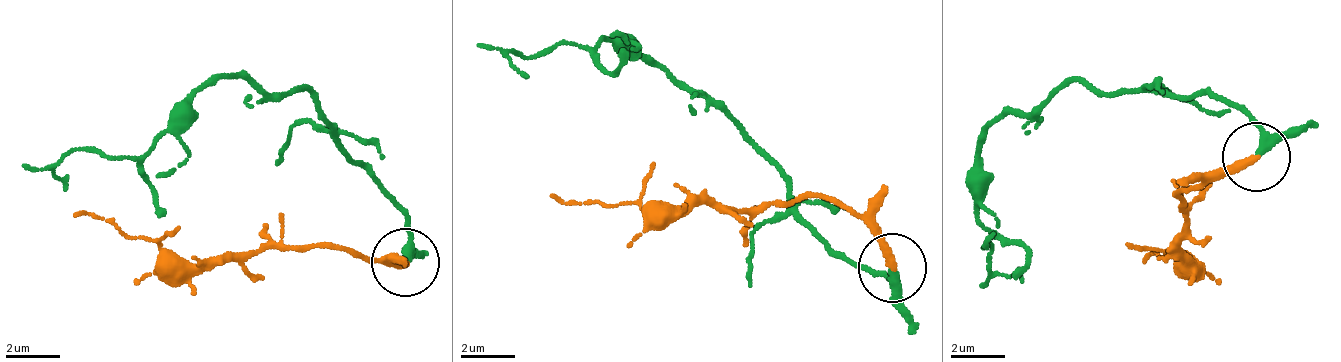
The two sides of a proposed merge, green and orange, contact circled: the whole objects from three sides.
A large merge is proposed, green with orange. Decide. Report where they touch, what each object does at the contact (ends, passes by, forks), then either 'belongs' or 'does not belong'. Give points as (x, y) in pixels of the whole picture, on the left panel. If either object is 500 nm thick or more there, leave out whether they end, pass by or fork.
place (405, 262); green passes by; orange ends; belongs

